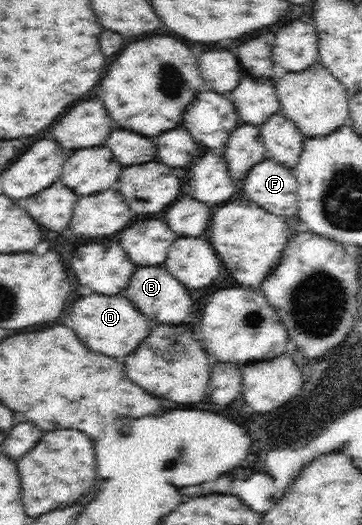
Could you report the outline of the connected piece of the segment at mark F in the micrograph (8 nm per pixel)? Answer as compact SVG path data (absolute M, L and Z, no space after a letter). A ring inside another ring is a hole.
M265 157L246 173L243 191L250 201L274 215L293 217L298 213L298 183L289 166Z

